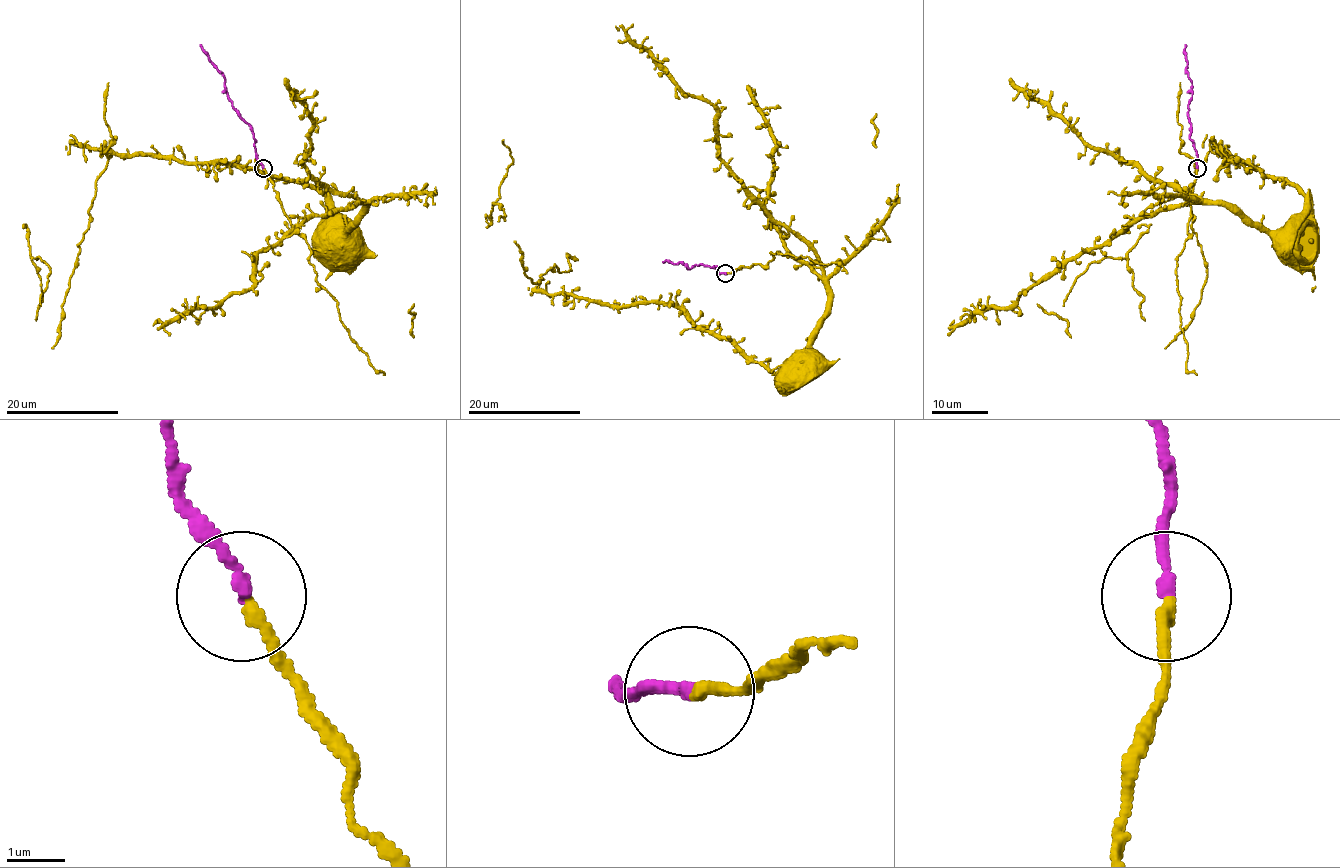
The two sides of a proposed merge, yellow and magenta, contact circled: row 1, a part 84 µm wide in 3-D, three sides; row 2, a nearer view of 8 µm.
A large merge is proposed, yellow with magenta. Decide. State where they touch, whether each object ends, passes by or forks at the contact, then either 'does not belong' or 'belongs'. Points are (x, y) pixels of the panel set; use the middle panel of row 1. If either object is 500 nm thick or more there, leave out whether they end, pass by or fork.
(725, 273) | yellow ends | magenta ends | does not belong

